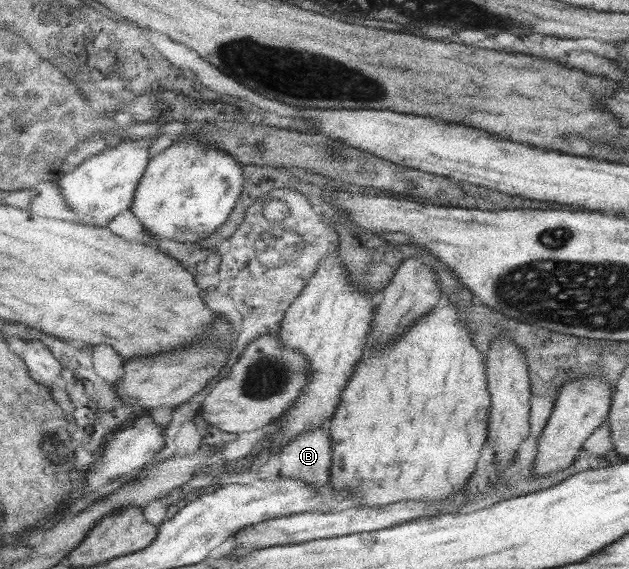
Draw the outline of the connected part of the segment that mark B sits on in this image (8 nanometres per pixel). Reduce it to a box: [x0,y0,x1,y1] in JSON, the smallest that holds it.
[279,424,334,489]

